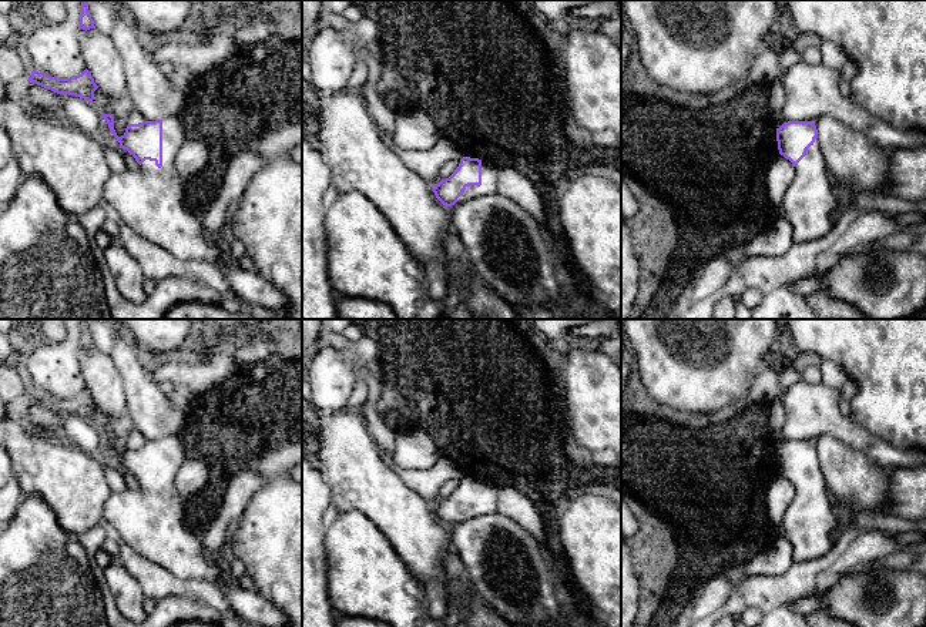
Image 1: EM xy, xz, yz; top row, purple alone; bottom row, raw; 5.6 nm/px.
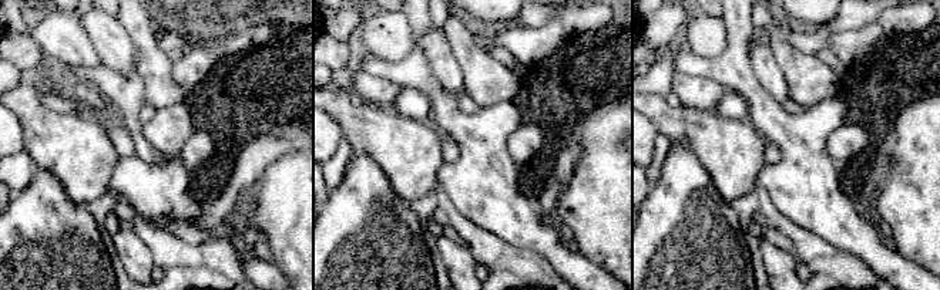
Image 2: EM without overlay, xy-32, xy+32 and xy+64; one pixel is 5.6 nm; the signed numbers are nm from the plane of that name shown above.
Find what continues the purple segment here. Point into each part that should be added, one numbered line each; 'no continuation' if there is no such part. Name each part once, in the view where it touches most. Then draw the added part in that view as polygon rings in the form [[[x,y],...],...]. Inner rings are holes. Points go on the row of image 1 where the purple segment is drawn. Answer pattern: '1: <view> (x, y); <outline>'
1: xy (150, 200); [[[178,115],[162,120],[162,167],[145,160],[138,170],[113,172],[104,184],[103,202],[113,207],[121,221],[138,235],[167,249],[181,261],[209,259],[218,262],[228,285],[245,308],[272,315],[282,315],[288,306],[286,296],[256,271],[244,269],[228,255],[225,238],[208,239],[202,232],[201,217],[185,208],[185,181],[180,177],[174,160],[187,141],[184,123]]]

